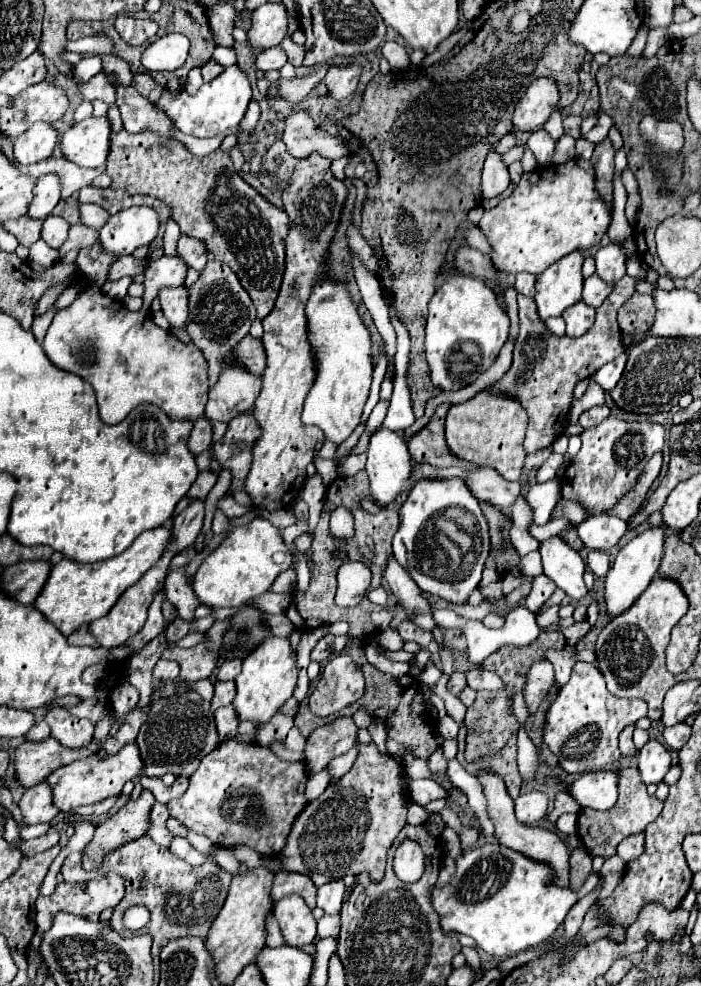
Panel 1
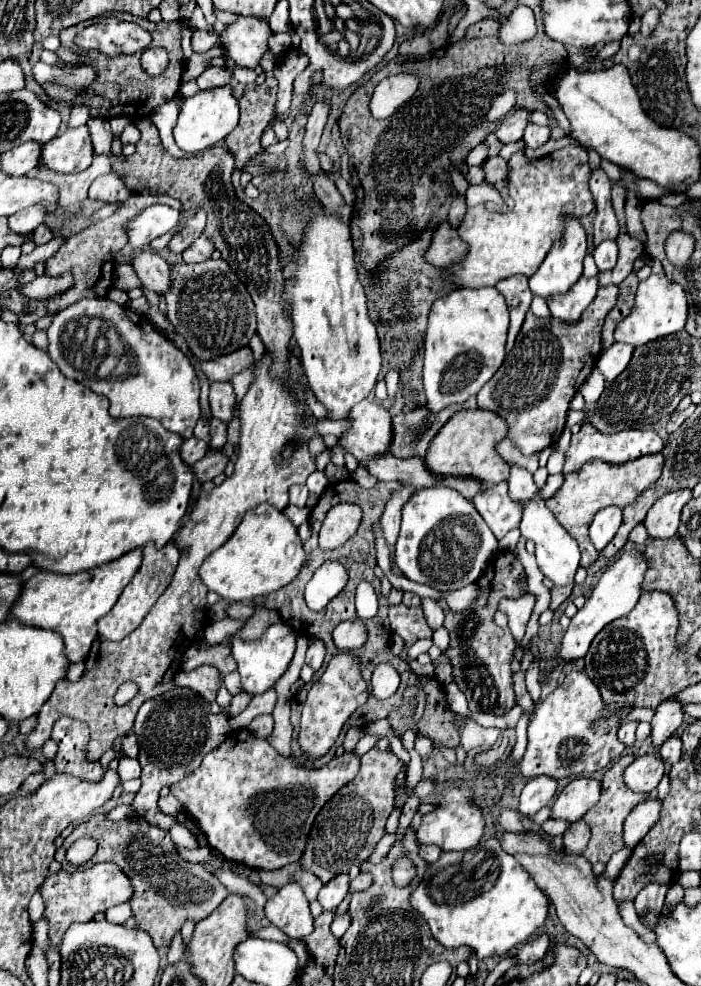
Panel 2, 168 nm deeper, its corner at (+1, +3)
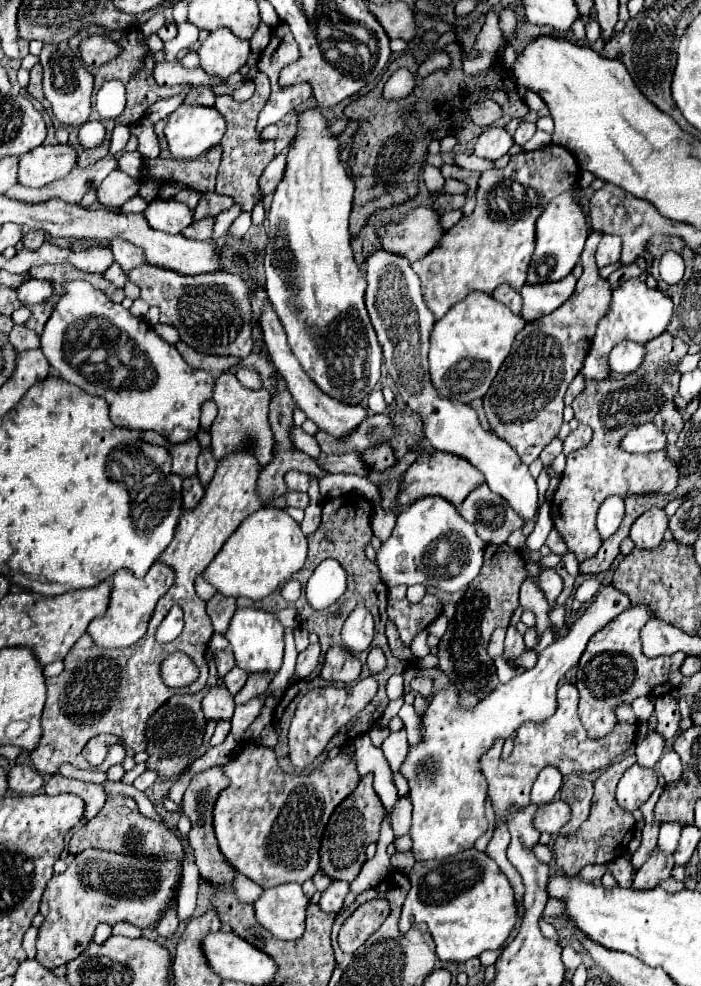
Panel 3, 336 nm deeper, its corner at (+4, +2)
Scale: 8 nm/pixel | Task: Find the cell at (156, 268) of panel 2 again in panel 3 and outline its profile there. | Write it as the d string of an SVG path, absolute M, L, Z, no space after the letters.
M113 240L111 242L111 250L115 254L115 262L125 270L129 272L131 268L139 268L139 264L143 264L143 252L139 252L139 248L135 248L133 244L129 242L123 242L123 240Z

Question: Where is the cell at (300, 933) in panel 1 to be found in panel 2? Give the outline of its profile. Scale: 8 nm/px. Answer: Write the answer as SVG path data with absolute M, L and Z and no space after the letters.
M288 883L264 905L266 919L292 939L302 939L314 929L308 899L298 883Z

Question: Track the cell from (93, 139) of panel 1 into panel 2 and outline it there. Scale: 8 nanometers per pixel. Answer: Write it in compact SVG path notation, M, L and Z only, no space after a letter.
M88 127L68 129L40 149L40 163L56 173L80 173L92 163L92 141Z

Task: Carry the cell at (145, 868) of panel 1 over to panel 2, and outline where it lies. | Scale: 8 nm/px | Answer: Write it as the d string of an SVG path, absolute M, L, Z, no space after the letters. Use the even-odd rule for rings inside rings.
M106 813L92 815L86 823L80 823L64 839L64 845L56 851L56 859L62 863L64 871L72 873L81 869L81 866L70 865L64 859L64 851L68 851L70 839L80 839L80 837L92 837L98 843L94 857L82 865L83 868L92 867L98 861L112 861L130 877L134 885L134 899L130 901L130 907L136 925L152 937L156 947L170 945L174 933L180 931L186 919L192 919L194 923L202 921L228 897L226 887L220 881L216 881L204 867L184 861L178 855L168 831L154 827L144 819L110 821ZM200 891L204 891L202 899L194 899L200 895Z

